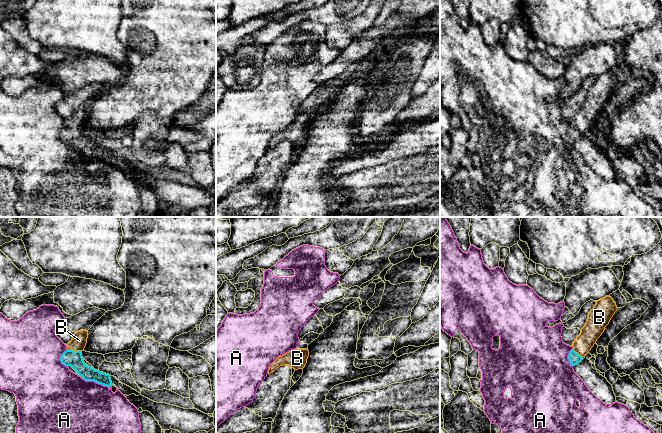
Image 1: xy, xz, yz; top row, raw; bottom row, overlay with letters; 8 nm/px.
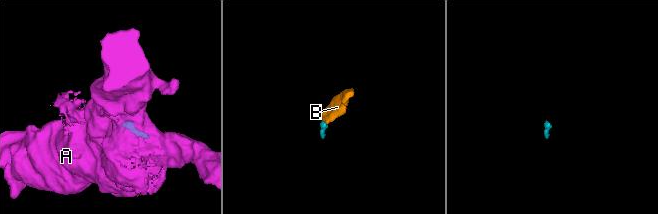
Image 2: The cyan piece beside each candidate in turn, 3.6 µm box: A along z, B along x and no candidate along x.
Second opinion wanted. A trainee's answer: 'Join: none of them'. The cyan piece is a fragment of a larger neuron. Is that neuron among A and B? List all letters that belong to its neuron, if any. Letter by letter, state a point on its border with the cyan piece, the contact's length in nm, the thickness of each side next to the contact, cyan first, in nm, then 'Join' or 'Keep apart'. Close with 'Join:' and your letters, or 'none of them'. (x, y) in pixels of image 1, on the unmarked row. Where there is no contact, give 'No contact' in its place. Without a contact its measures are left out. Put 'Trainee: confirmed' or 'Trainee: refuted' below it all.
A: Touches cyan at xy (60, 134). Shared border 140 nm. Thickness 130 nm (cyan) against 480 nm. Keep apart
B: Touches cyan at xy (75, 127). Shared border 110 nm. Thickness 130 nm (cyan) against 120 nm. Join
Join: B
Trainee: refuted

